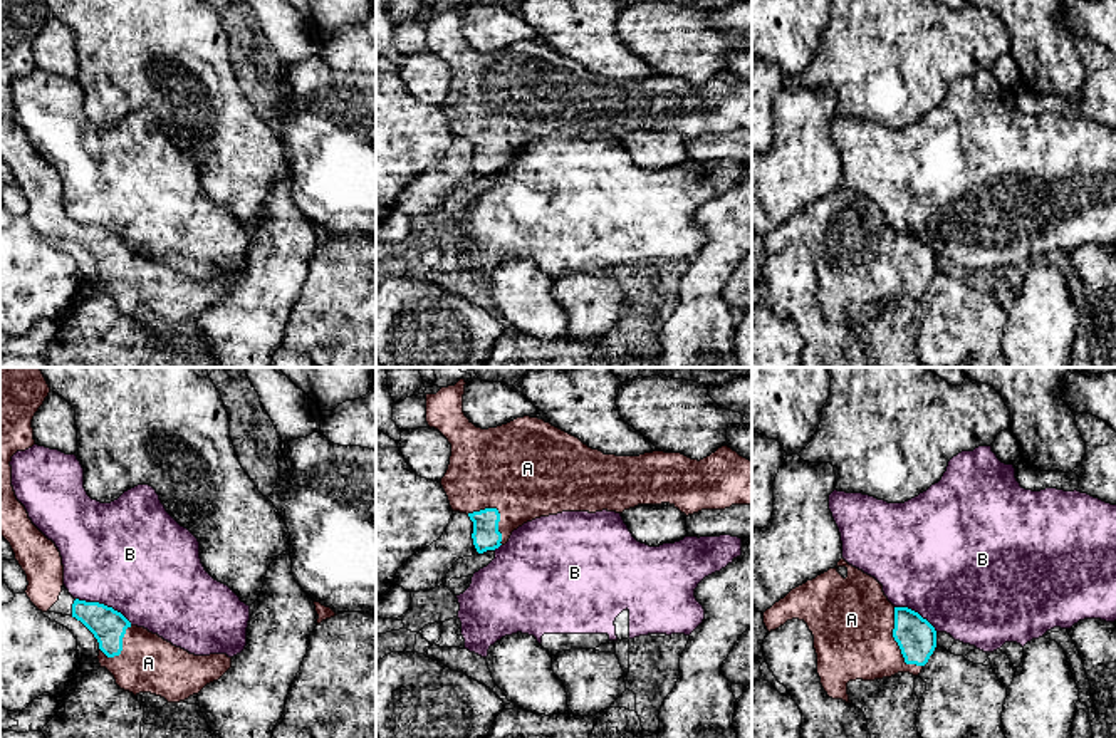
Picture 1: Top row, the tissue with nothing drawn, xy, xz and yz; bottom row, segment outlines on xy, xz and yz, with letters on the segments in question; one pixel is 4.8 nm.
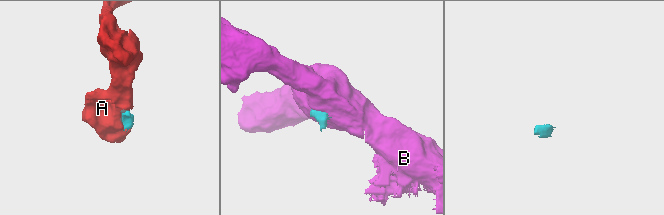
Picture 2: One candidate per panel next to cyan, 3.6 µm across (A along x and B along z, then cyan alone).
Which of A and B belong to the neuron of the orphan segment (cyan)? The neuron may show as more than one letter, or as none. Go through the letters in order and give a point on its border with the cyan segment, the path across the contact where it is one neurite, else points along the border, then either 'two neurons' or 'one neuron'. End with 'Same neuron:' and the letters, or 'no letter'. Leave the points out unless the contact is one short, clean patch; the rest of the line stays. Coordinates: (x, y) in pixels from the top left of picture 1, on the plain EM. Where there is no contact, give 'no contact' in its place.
A: meets cyan in yz at (896, 265); runs through yz (917, 262), (896, 265), (871, 264), (851, 244); one neuron
B: meets cyan in xy at (103, 228); border along xy (76, 222), (86, 227), (111, 230), (131, 249); two neurons
Same neuron: A

